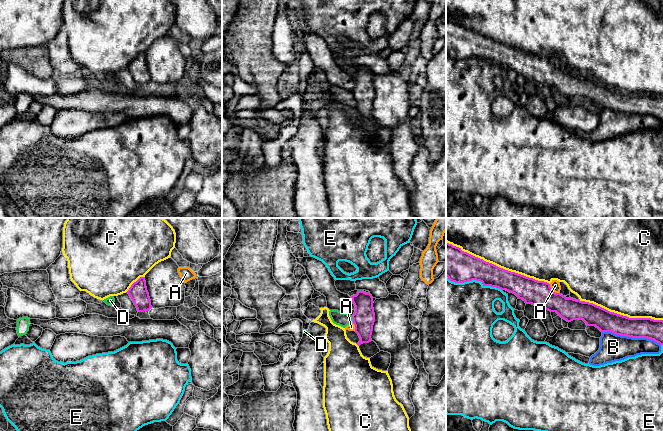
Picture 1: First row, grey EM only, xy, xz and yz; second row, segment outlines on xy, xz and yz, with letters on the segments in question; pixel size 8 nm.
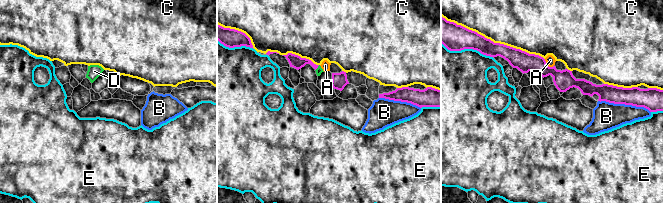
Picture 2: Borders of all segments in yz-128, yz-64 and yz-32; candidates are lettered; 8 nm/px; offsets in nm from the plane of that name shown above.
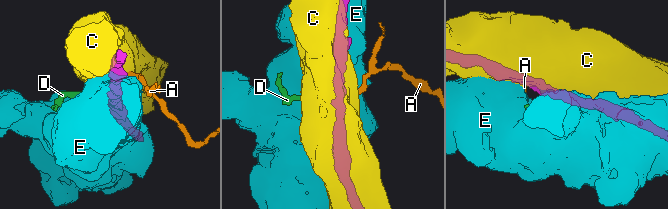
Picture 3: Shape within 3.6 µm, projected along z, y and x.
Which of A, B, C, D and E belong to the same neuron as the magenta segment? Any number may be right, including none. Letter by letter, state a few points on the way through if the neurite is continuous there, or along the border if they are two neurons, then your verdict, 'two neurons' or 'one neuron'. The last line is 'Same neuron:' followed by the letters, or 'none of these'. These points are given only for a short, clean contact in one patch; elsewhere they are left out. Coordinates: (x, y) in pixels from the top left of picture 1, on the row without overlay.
A: border yz (549, 60), (555, 68), (559, 69); two neurons
B: two neurons
C: two neurons
D: border xz (351, 92), (353, 98); two neurons
E: two neurons
Same neuron: none of these

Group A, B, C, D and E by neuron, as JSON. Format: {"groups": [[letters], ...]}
{"groups": [["A", "D"], ["B"], ["C"], ["E"]]}

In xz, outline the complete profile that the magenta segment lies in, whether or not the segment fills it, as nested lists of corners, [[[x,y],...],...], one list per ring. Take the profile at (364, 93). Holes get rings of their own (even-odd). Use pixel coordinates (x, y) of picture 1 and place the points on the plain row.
[[[358,67],[356,71],[351,72],[355,82],[355,88],[352,91],[355,101],[355,108],[358,110],[360,122],[363,119],[371,118],[373,101],[375,98],[375,89],[373,84],[373,73],[370,69]]]

